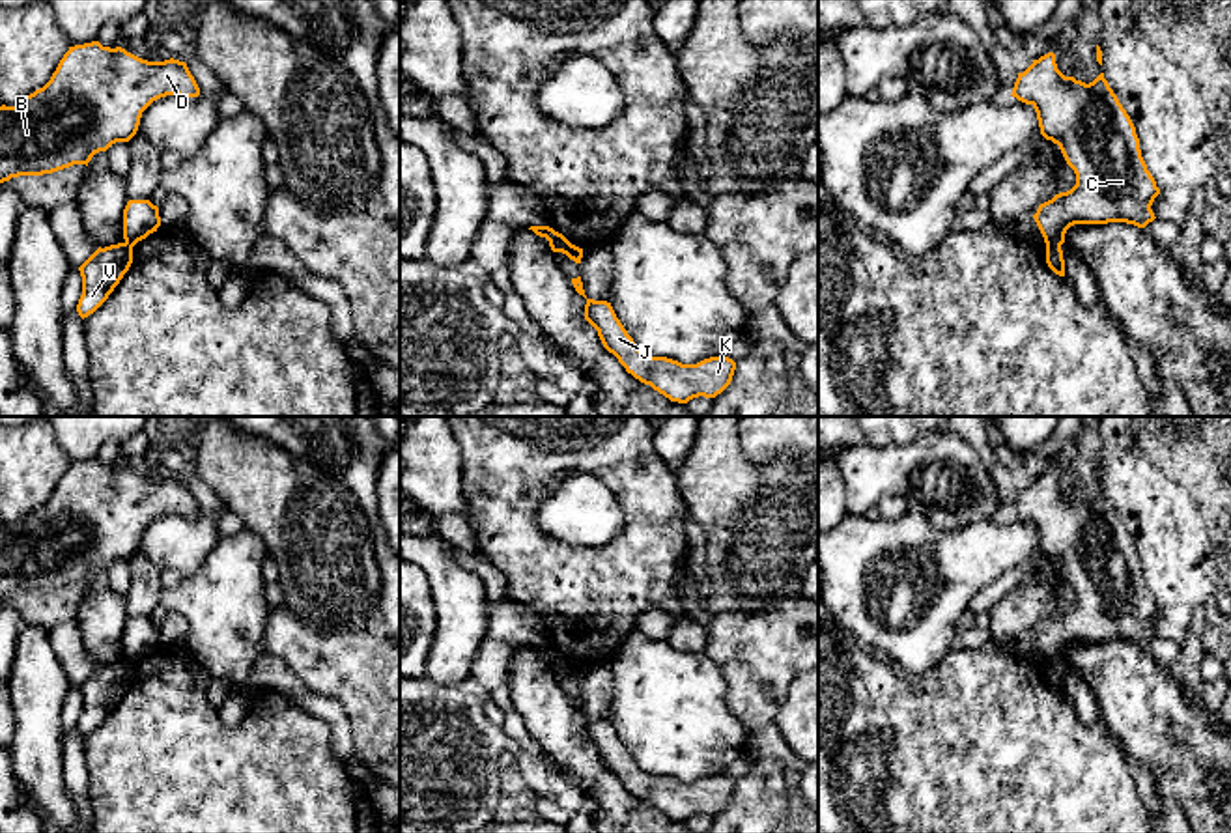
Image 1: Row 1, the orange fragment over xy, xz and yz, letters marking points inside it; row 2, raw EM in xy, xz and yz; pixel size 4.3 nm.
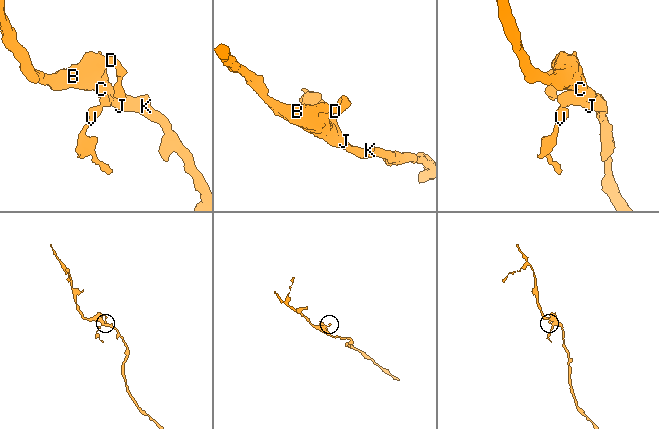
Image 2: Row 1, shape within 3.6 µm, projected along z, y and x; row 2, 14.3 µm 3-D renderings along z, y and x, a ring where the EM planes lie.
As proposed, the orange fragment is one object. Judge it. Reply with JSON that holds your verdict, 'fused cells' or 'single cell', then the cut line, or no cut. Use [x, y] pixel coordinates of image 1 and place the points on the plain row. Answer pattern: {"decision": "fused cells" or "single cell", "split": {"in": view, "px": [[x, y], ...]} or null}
{"decision": "fused cells", "split": {"in": "yz", "px": [[1047, 662], [1060, 667]]}}

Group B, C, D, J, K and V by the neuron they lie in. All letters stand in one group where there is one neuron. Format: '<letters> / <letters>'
B C D J K / V

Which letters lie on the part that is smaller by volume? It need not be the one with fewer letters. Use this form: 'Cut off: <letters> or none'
Cut off: V

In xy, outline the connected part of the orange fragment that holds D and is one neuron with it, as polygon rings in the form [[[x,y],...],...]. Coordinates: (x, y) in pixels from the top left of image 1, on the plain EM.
[[[99,459],[69,465],[50,499],[15,525],[0,525],[0,601],[19,594],[52,592],[86,583],[116,560],[129,560],[142,530],[166,514],[198,515],[200,506],[185,480],[148,480],[121,465]]]

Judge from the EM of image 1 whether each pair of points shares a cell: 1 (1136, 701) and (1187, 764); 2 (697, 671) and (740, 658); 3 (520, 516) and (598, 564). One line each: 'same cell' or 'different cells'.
1: same cell
2: different cells
3: same cell

